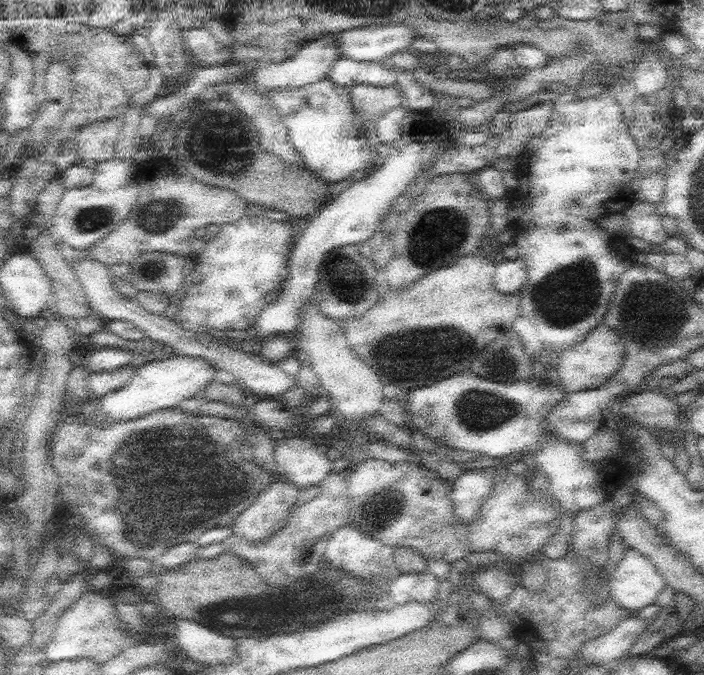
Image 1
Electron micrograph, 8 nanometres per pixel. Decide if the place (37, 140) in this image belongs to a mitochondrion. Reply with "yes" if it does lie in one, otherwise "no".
no

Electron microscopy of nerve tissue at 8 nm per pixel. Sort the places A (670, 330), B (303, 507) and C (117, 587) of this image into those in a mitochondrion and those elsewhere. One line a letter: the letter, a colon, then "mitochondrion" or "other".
A: mitochondrion
B: other
C: other

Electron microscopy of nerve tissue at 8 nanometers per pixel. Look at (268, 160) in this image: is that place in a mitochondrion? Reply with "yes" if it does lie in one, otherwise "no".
no

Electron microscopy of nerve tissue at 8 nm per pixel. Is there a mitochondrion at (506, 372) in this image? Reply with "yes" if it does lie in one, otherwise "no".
yes

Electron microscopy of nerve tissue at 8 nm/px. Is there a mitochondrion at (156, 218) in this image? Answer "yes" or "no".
yes

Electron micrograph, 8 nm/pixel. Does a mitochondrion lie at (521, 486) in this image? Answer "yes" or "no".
no

